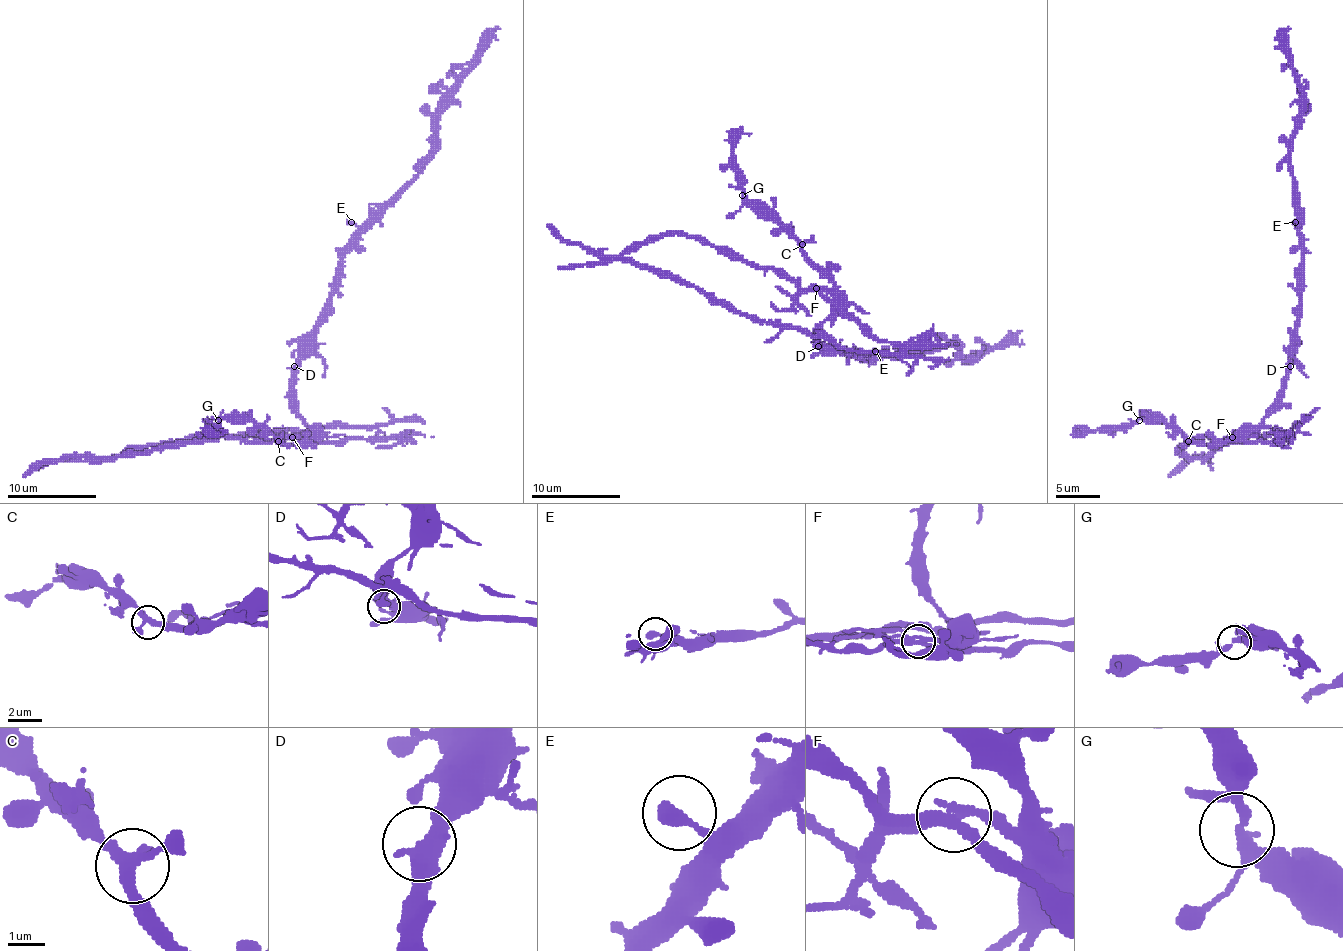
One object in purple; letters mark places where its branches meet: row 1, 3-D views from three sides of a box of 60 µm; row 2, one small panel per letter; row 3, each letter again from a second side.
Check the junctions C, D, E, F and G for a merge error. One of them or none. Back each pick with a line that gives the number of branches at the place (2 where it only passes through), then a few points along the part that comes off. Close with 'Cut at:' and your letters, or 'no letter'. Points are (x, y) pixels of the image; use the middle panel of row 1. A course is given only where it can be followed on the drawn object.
F: branches 3; course (815, 289), (800, 289), (773, 269), (747, 264), (676, 233), (651, 235), (622, 255), (678, 275), (709, 298)
Cut at: F

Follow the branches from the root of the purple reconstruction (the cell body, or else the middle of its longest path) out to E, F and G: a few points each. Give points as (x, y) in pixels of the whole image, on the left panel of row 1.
E: (298, 370), (300, 346), (311, 332), (329, 297), (340, 250), (358, 228), (351, 222)
F: (298, 370), (294, 383), (294, 410), (309, 426), (309, 432), (305, 437), (291, 437)
G: (298, 370), (294, 383), (294, 410), (309, 426), (309, 437), (305, 441), (280, 443), (252, 421), (218, 419)

